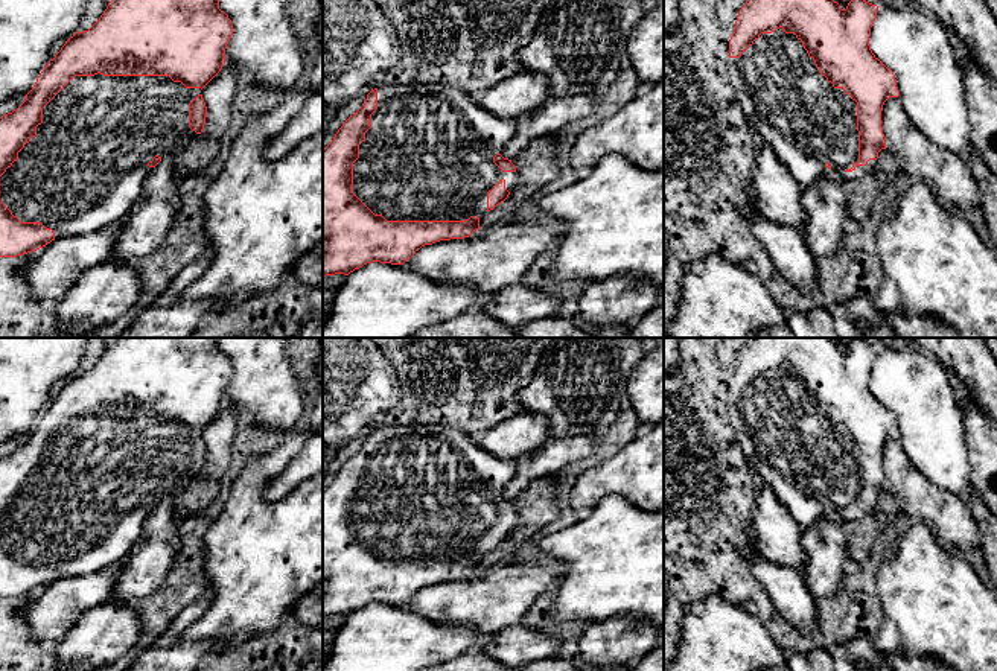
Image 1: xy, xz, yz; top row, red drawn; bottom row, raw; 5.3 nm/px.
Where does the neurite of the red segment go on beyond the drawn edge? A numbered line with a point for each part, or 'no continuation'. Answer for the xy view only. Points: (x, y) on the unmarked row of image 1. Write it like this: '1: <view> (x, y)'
1: xy (82, 511)

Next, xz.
1: xz (428, 496)

